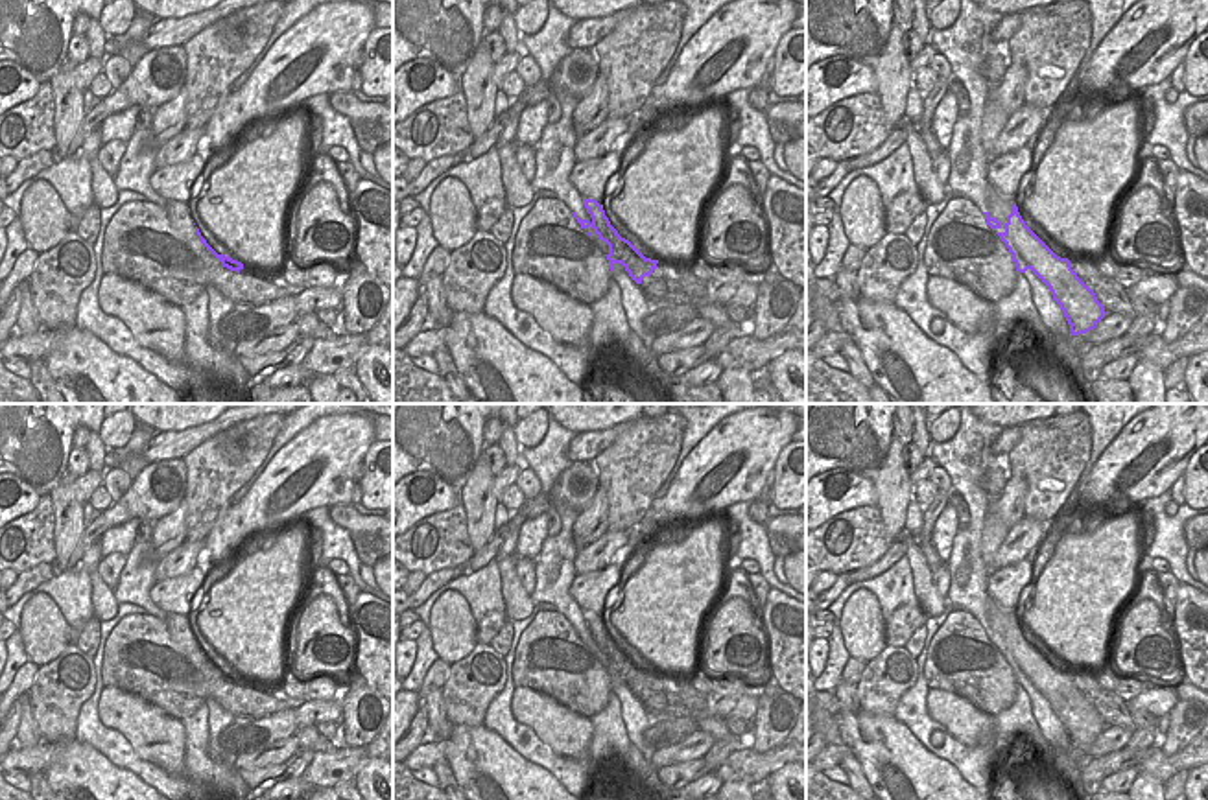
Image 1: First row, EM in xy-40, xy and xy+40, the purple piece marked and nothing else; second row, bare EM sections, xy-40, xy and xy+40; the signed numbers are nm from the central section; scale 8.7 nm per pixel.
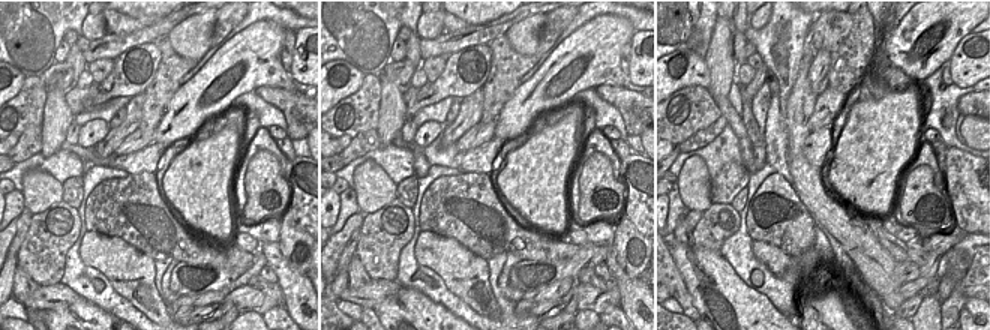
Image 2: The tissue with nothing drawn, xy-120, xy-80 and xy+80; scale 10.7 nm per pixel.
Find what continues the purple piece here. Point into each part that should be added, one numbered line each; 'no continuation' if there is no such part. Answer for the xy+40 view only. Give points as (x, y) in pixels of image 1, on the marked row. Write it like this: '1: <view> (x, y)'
1: xy+40 (998, 205)

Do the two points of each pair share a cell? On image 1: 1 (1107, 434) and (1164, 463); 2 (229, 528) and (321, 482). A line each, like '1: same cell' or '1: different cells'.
1: different cells
2: same cell

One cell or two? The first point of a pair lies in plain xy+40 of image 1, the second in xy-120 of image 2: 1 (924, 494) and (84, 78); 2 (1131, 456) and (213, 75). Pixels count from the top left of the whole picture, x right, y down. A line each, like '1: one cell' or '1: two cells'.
1: one cell
2: one cell

